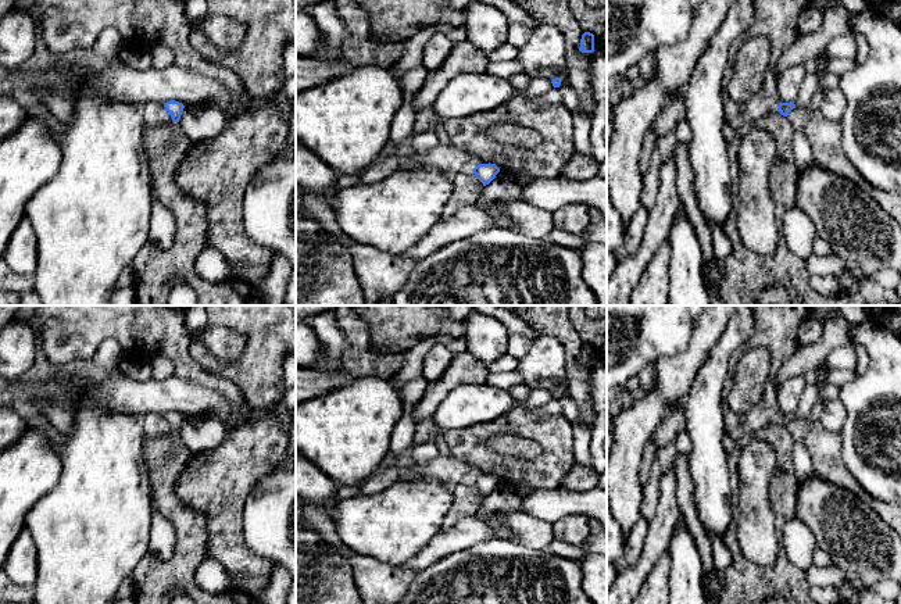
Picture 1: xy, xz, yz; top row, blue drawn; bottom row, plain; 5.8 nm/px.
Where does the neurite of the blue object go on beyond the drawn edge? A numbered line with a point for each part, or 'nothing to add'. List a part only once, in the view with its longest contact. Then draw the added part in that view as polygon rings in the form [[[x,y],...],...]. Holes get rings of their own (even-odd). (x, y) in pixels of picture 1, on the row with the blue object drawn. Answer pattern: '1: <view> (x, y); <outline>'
nothing to add

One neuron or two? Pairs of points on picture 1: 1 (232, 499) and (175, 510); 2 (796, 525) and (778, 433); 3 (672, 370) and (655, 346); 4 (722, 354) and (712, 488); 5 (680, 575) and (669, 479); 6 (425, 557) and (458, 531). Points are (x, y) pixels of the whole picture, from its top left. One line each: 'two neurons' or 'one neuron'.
1: two neurons
2: two neurons
3: two neurons
4: one neuron
5: two neurons
6: one neuron

